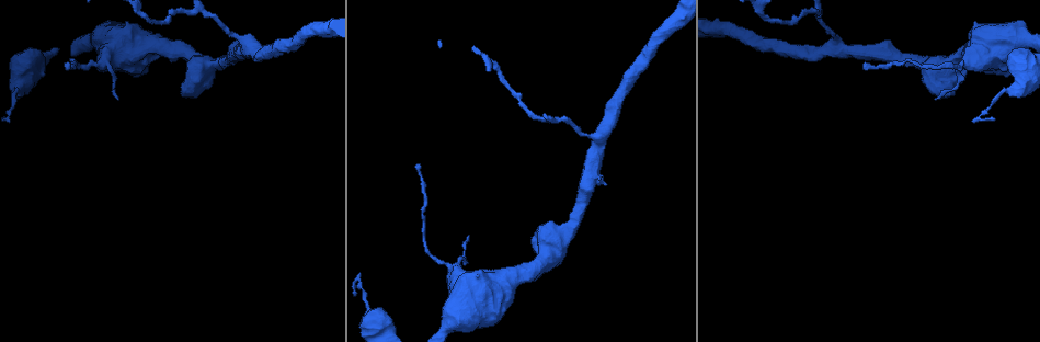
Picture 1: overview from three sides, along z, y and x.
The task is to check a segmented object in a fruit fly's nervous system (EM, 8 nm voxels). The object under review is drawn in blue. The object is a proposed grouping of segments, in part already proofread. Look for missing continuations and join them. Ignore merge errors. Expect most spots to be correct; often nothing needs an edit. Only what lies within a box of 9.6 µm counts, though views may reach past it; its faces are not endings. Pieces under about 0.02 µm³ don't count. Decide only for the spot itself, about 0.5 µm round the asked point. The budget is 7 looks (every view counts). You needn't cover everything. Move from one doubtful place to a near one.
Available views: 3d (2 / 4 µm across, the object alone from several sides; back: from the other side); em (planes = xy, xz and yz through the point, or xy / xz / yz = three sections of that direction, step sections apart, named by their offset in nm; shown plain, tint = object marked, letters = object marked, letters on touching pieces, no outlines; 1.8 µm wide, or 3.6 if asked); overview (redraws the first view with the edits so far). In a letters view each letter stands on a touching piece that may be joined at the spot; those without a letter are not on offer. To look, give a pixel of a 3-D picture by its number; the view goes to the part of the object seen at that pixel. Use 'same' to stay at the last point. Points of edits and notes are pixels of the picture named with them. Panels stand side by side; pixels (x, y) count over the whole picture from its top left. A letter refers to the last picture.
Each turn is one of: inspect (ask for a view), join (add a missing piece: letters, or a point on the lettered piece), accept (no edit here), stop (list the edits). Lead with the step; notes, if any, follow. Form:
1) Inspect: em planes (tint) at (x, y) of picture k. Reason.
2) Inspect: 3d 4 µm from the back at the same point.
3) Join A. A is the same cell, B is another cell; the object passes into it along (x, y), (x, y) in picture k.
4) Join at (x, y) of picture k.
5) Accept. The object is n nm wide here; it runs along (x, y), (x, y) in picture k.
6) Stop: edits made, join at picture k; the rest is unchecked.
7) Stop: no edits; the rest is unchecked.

Inspect: 3d 4 µm at (454, 317) of picture 1. Sudden change in width.

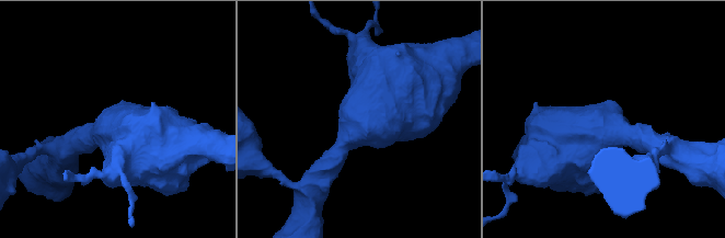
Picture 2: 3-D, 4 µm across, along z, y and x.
Inspect: em 3.6 µm xy step 8 (letters) at (361, 121) of picture 2. Now the EM.

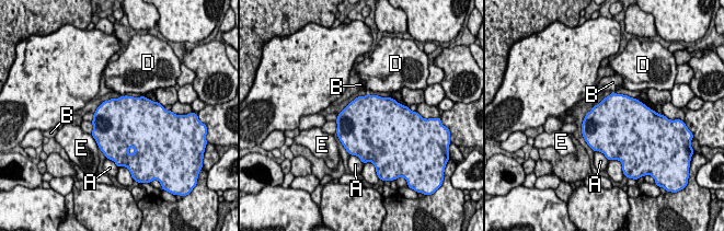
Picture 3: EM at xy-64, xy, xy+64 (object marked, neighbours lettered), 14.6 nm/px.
Inspect: em 3.6 µm planes (letters) at the same point.

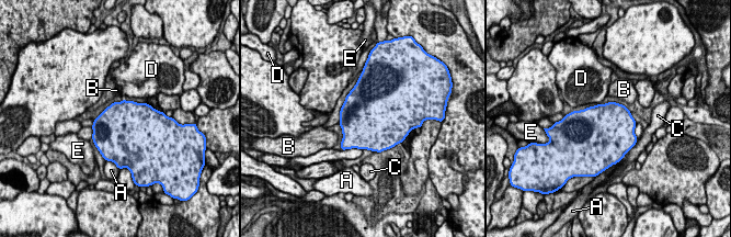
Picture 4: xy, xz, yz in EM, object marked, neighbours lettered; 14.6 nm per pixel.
Accept. A, B, C, D and E are other cells; a border runs along (601, 102), (596, 104) in picture 4; none of them fits.

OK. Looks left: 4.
Inspect: 3d 2 µm at (440, 261) of picture 1. Calibre changes.

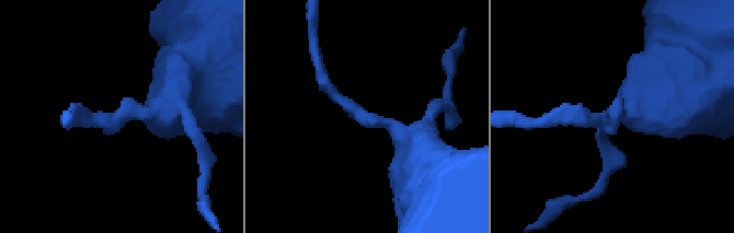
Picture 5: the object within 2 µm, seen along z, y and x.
Inspect: em planes (letters) at (124, 113) of picture 5.

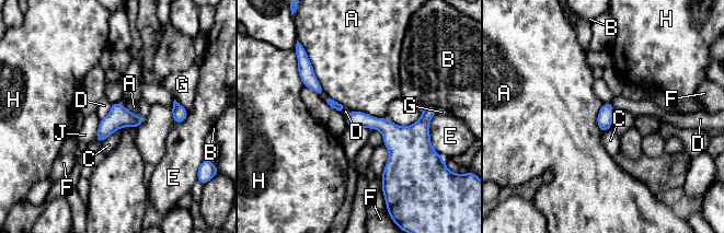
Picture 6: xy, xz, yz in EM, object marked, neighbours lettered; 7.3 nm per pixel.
Accept. A, B, C, D, E, F, G, H and J are other cells; no lettered piece goes on from it.

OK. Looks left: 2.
Stop: no edits; the rest is unchecked.

